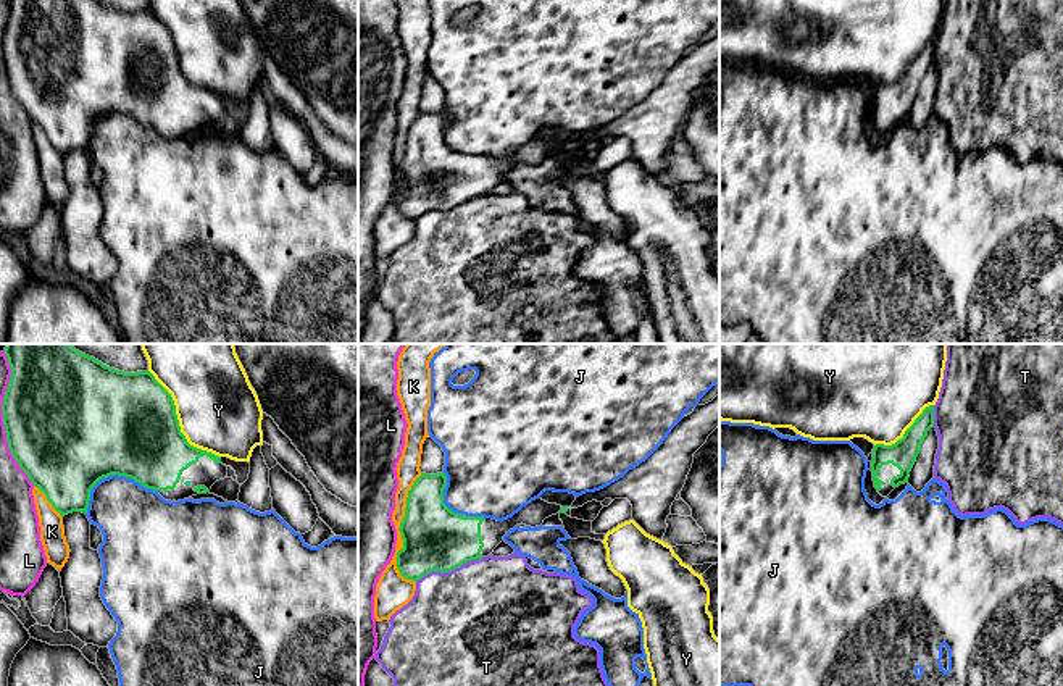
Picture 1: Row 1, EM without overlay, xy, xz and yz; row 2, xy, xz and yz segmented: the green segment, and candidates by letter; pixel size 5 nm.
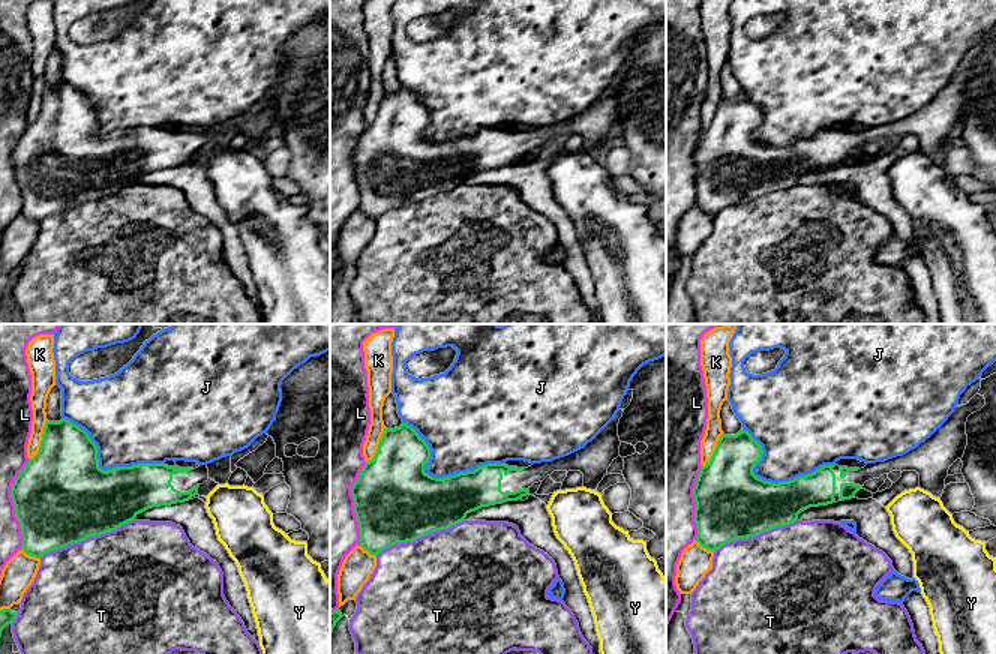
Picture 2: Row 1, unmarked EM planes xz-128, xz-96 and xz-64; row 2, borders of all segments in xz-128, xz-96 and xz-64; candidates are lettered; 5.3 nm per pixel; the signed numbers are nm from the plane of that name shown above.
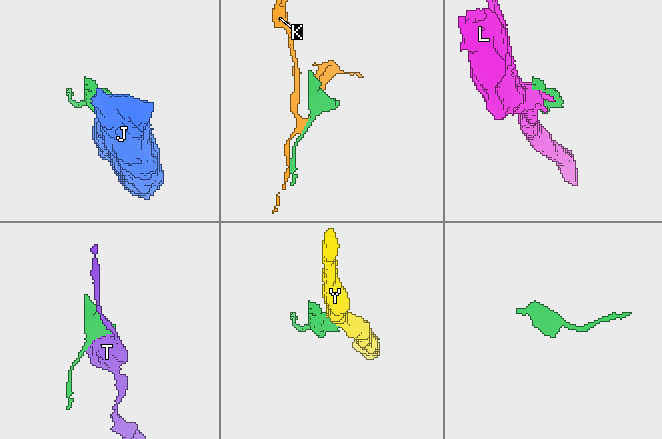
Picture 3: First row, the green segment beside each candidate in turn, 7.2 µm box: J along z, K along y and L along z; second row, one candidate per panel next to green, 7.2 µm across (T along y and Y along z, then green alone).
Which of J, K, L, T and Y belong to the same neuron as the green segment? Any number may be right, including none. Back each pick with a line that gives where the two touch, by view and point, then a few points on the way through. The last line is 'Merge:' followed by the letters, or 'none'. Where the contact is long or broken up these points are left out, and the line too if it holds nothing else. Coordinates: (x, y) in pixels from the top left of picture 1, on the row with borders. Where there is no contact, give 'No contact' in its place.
Merge: none

